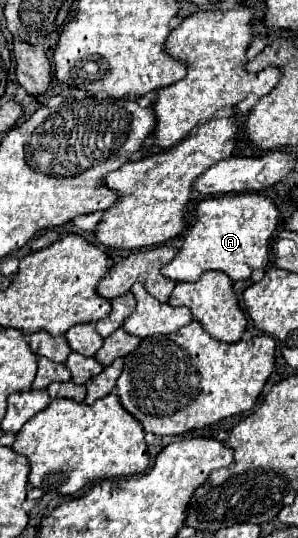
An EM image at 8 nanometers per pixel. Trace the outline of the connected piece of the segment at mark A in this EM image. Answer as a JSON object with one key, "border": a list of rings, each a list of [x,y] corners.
{"border":[[[227,194],[217,198],[205,198],[193,208],[193,220],[187,226],[183,234],[183,244],[175,258],[161,268],[161,274],[175,282],[197,282],[203,272],[207,270],[221,270],[225,272],[233,282],[247,280],[253,270],[265,268],[269,264],[269,250],[271,250],[271,234],[275,232],[275,226],[279,222],[279,212],[275,204],[261,196],[261,194]]]}

